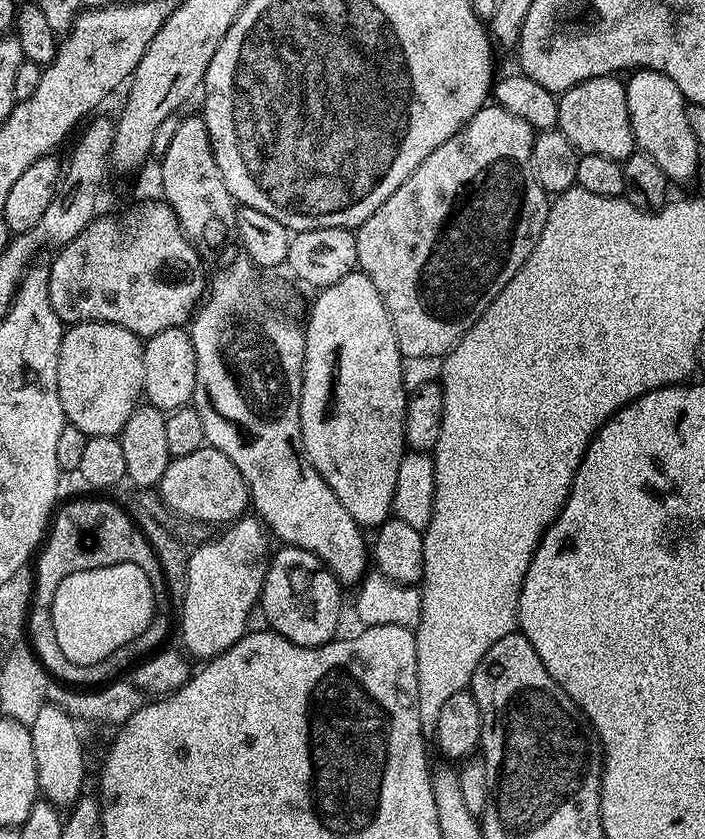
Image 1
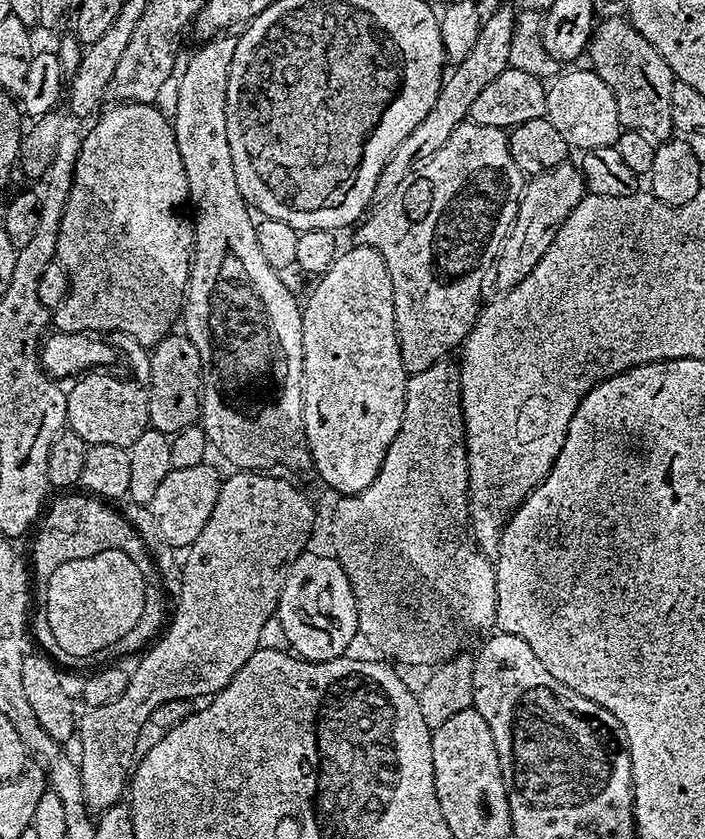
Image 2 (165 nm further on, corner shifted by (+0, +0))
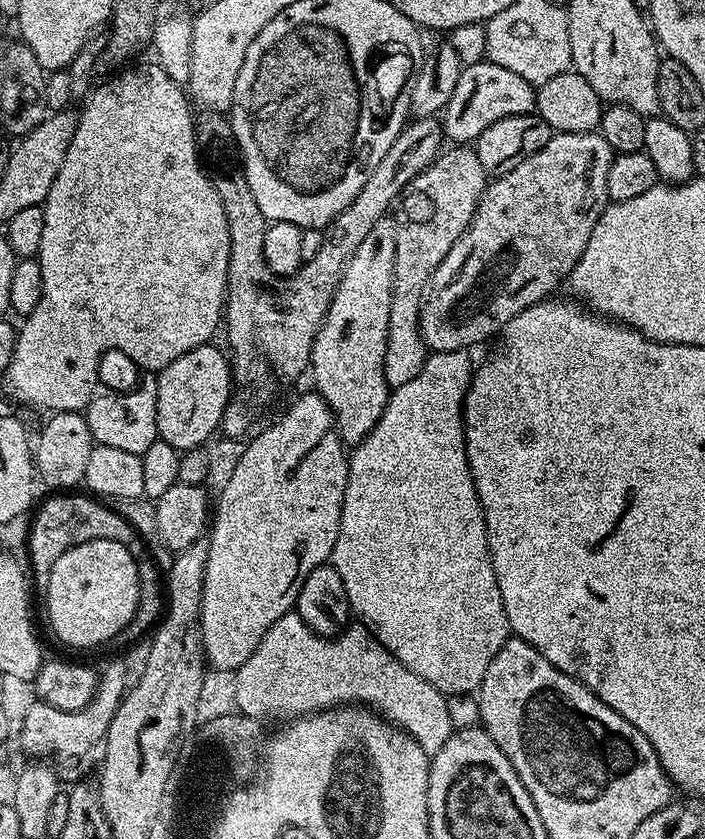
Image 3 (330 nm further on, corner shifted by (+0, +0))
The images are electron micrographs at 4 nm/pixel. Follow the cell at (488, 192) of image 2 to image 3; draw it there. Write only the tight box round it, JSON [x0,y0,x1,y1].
[386,146,490,389]

